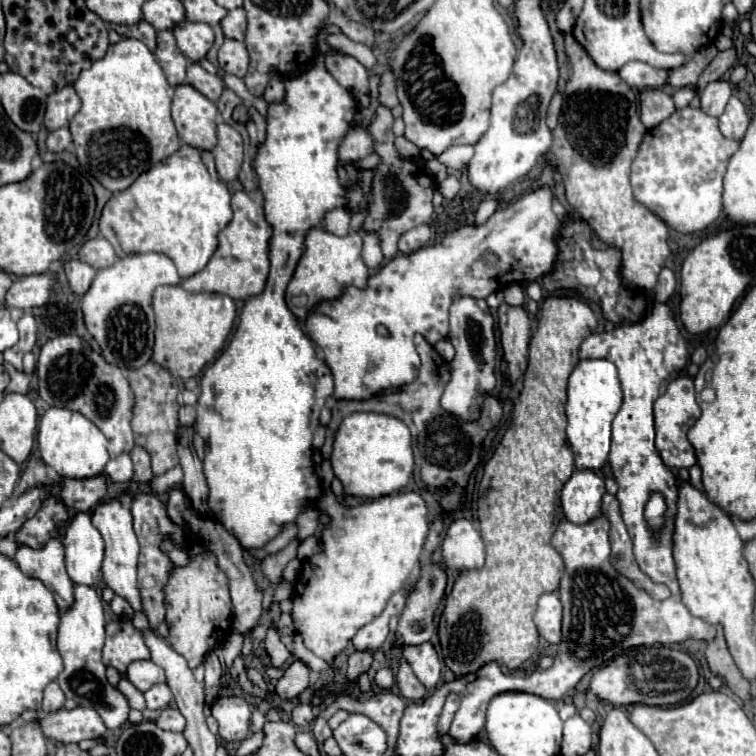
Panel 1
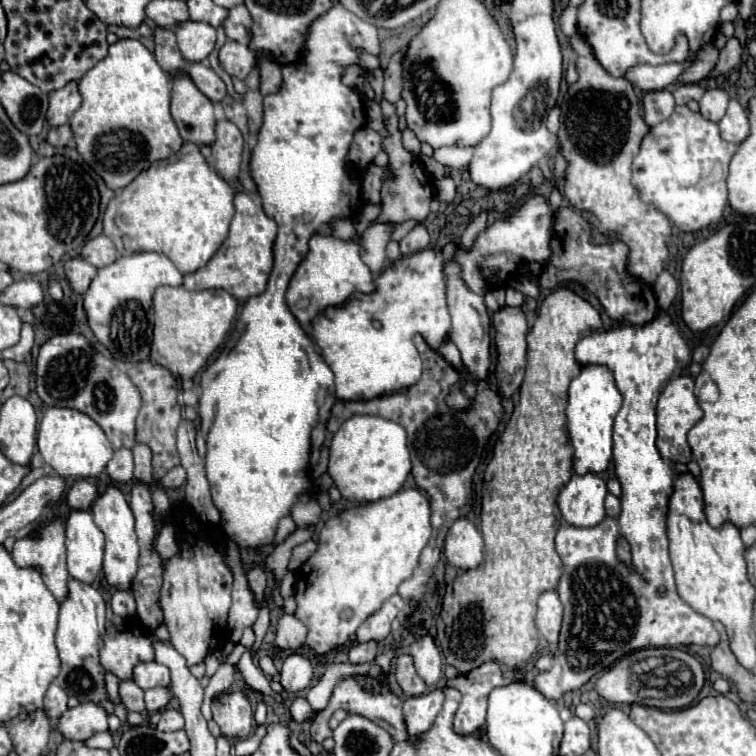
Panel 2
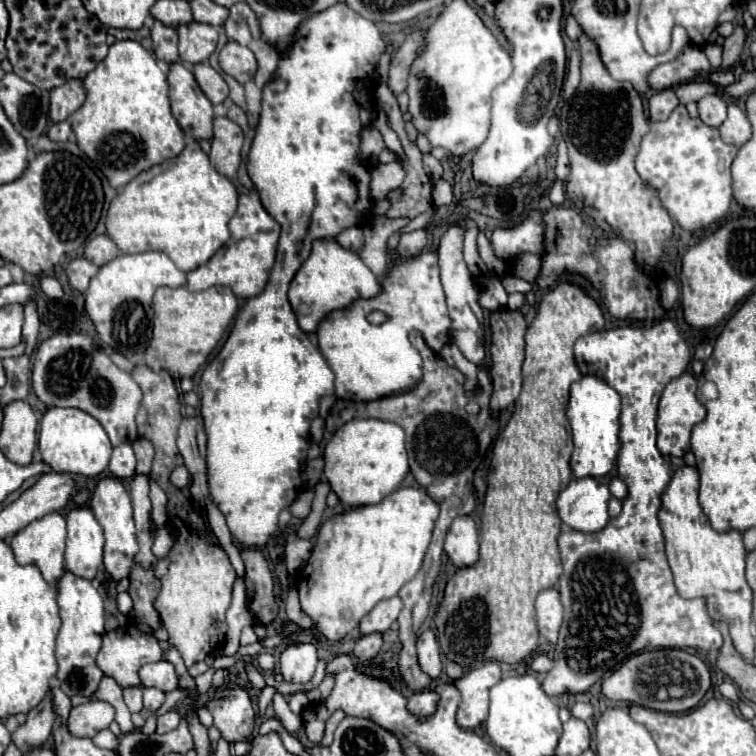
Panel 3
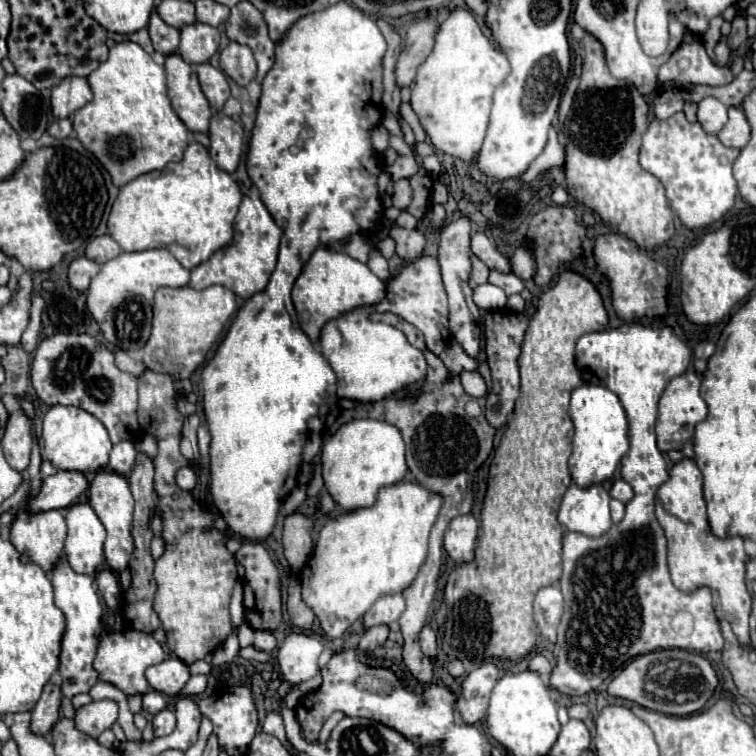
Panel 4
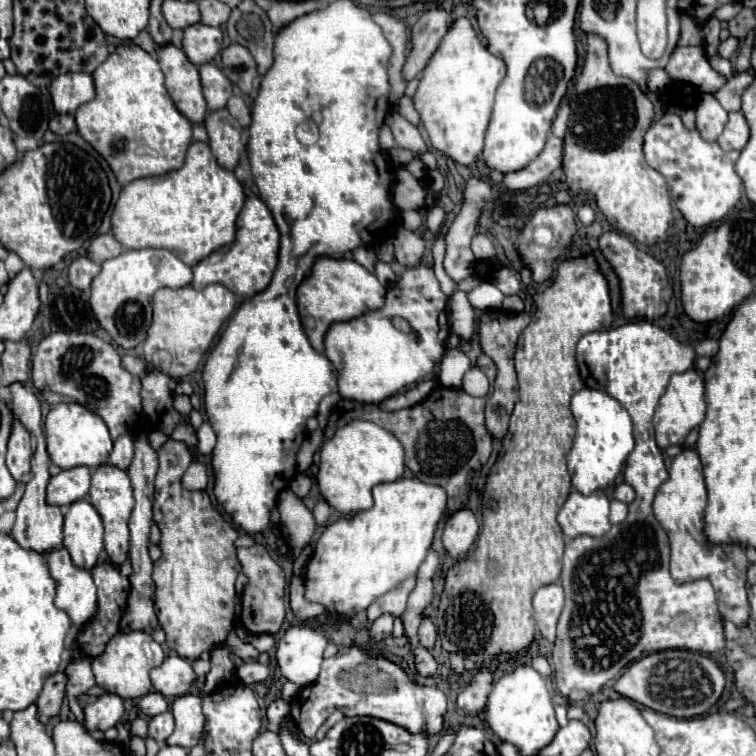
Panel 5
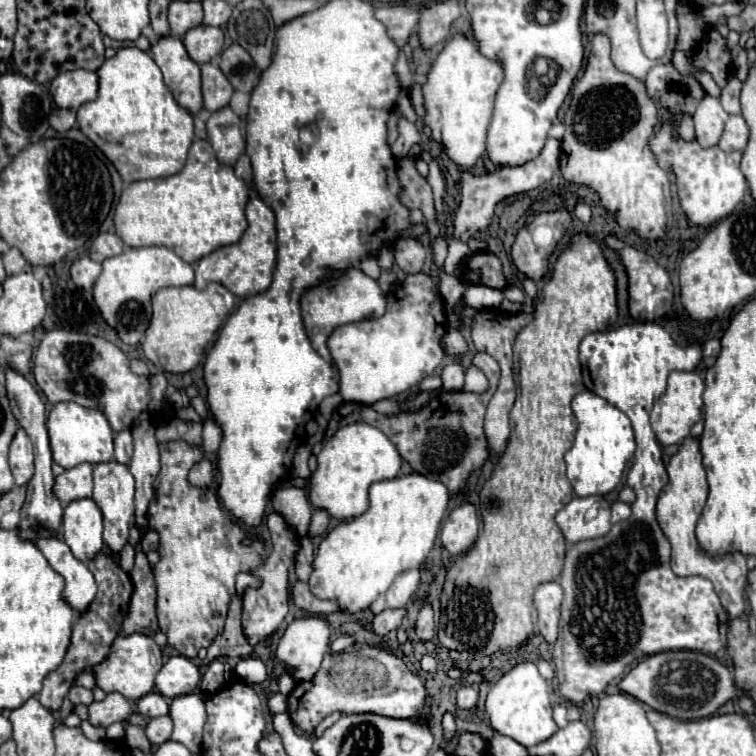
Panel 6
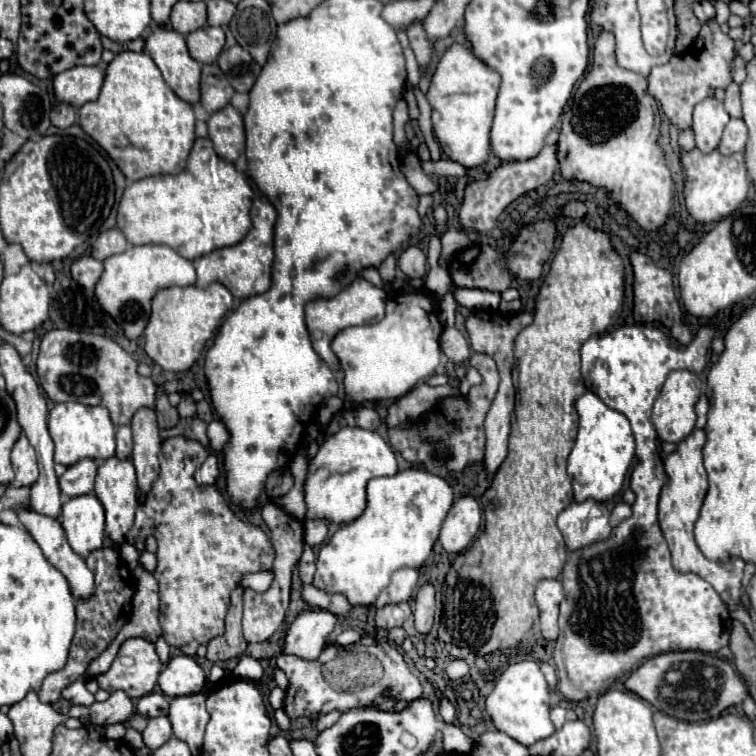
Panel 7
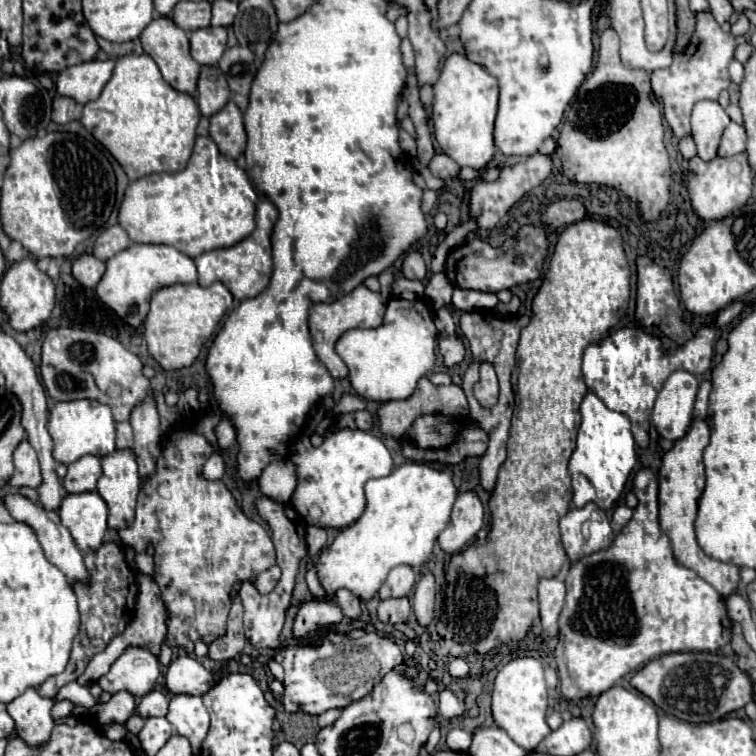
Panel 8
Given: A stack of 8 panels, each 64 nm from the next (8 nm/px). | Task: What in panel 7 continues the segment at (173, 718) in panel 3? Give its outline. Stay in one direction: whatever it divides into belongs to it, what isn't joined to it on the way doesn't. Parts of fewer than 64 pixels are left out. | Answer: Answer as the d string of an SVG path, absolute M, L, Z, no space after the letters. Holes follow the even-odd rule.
M166 716L150 718L146 730L142 732L142 736L144 736L146 746L154 752L154 750L160 748L166 740L172 738L172 724L170 724L170 720L168 720Z

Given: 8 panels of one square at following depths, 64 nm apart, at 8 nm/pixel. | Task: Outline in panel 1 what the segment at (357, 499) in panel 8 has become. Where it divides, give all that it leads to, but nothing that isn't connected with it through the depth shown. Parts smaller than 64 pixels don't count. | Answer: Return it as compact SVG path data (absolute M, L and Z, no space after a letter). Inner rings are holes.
M354 412L346 416L336 432L330 456L334 474L344 484L344 492L360 498L380 498L404 488L414 472L412 436L398 418L380 412Z

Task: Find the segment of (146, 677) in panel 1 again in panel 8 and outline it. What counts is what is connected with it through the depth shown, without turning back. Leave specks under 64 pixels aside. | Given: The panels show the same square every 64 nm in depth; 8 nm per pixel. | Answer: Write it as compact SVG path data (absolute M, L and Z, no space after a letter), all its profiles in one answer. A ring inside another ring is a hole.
M180 656L172 660L166 670L164 684L172 694L192 694L202 696L214 684L210 672L190 656Z

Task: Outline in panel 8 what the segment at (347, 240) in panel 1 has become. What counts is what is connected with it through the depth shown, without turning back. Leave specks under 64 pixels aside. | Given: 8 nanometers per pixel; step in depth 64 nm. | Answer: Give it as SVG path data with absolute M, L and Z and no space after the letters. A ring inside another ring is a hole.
M364 284L356 286L352 290L352 294L344 294L344 298L338 298L330 304L314 304L308 312L308 326L310 326L310 336L312 336L312 344L314 344L314 350L318 354L318 358L326 364L326 368L330 370L330 374L334 378L344 378L348 376L348 368L346 364L342 362L342 358L334 352L334 344L336 340L346 332L346 330L352 330L352 328L376 328L382 324L382 318L384 318L384 312L386 312L386 302L382 298L380 292L372 292L368 290Z

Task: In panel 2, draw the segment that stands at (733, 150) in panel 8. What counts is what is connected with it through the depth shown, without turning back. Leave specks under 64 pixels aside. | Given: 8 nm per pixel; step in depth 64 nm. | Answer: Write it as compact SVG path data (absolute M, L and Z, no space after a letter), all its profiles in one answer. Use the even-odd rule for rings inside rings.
M734 98L730 100L728 110L726 110L724 118L718 122L718 126L720 126L720 134L722 134L724 140L734 142L734 144L744 142L744 138L748 136L750 126L748 126L748 114L740 106L738 100L734 100Z

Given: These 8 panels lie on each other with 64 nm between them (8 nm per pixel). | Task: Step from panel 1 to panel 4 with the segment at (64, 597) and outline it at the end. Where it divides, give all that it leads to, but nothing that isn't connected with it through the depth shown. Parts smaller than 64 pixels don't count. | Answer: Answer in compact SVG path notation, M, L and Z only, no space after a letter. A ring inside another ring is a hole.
M26 502L20 504L16 520L12 524L10 542L16 546L20 558L24 558L24 562L36 562L48 574L58 564L58 560L62 556L64 540L66 540L66 522L64 522L64 516L60 514L60 510L30 514L26 510Z

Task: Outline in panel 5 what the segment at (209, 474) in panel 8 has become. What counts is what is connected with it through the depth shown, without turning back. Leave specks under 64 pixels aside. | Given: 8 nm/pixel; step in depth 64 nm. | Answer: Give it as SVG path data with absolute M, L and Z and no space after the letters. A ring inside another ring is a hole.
M192 462L188 466L188 470L184 472L182 482L184 482L184 488L186 490L204 490L206 488L206 482L208 482L206 480L206 468L204 468L204 464Z

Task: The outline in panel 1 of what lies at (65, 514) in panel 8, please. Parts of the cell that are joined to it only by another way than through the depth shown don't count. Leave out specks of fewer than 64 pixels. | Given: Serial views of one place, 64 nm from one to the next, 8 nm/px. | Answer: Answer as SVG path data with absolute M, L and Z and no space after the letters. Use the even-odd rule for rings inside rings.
M76 514L64 536L64 562L66 572L74 584L96 586L100 576L100 566L104 558L104 540L100 532L92 526L88 514Z

